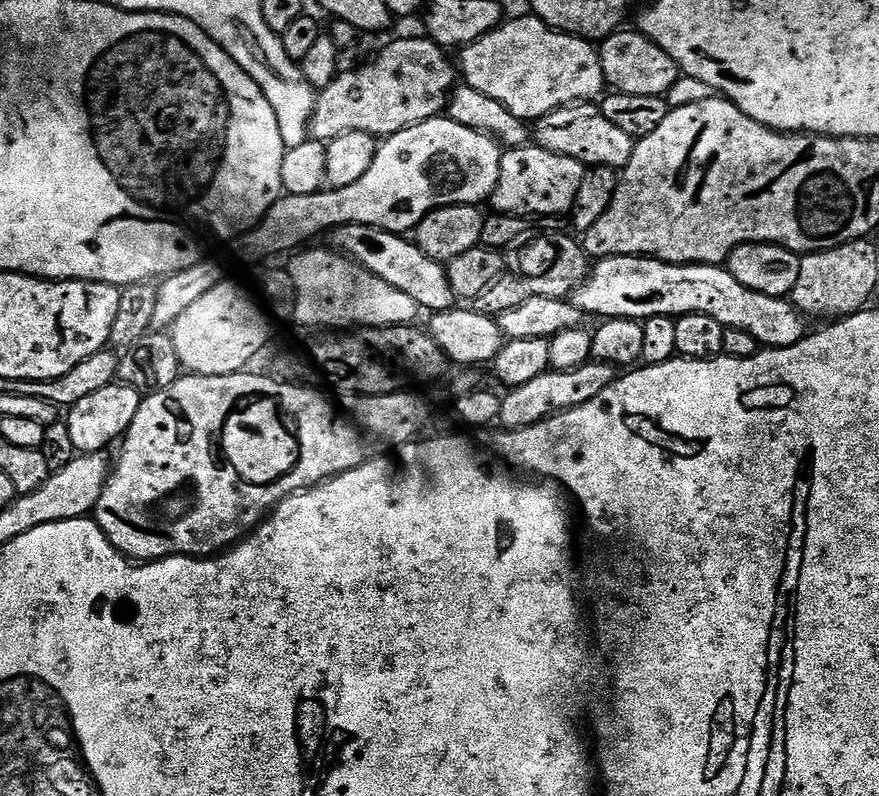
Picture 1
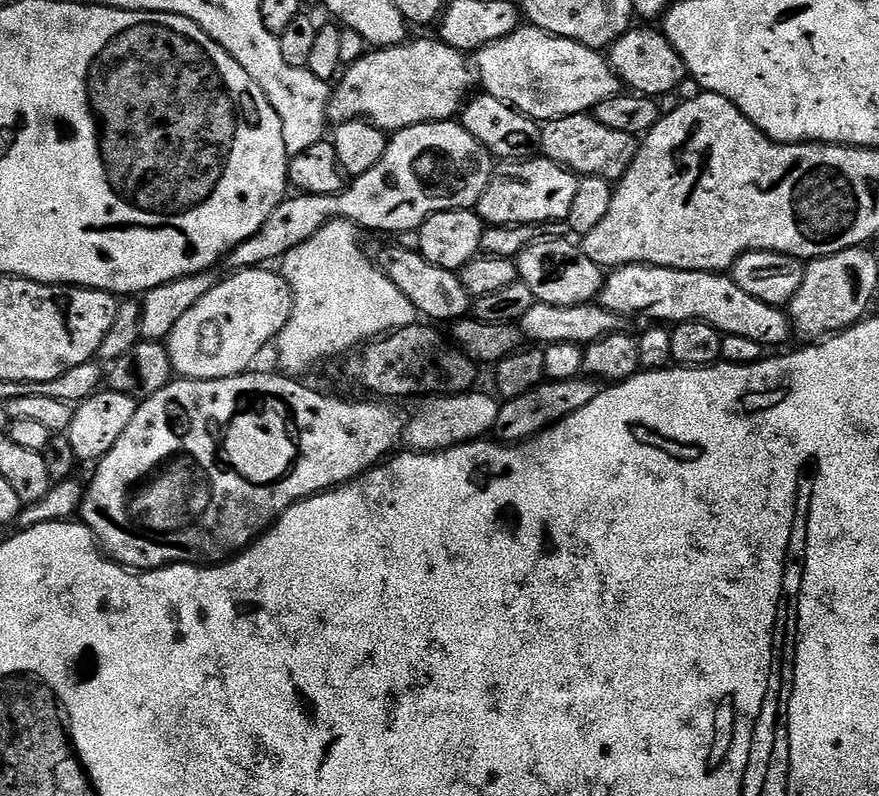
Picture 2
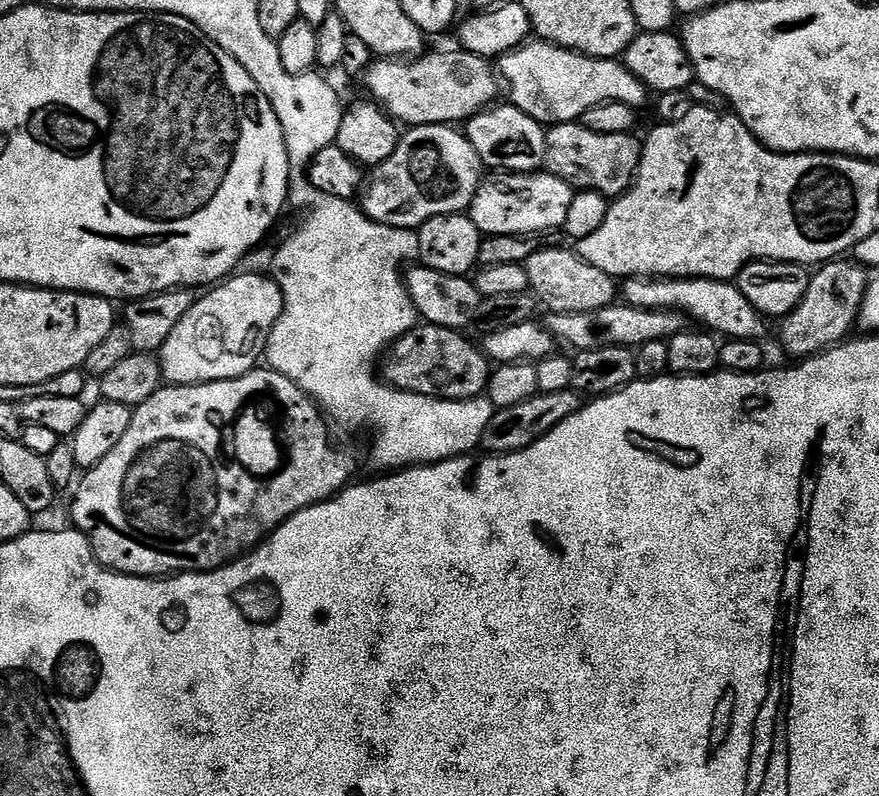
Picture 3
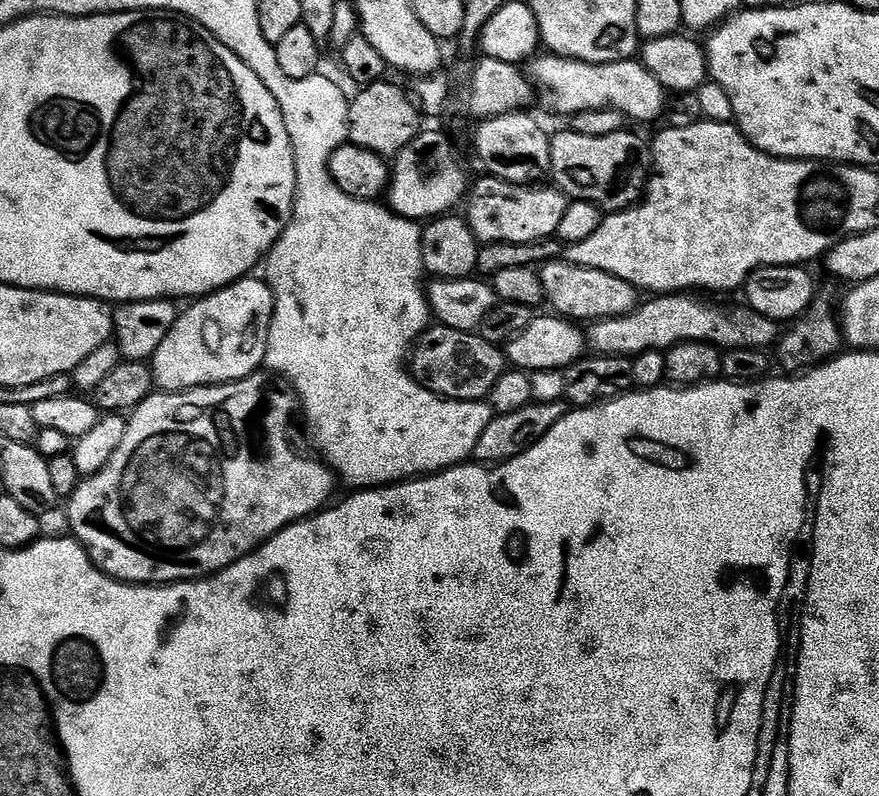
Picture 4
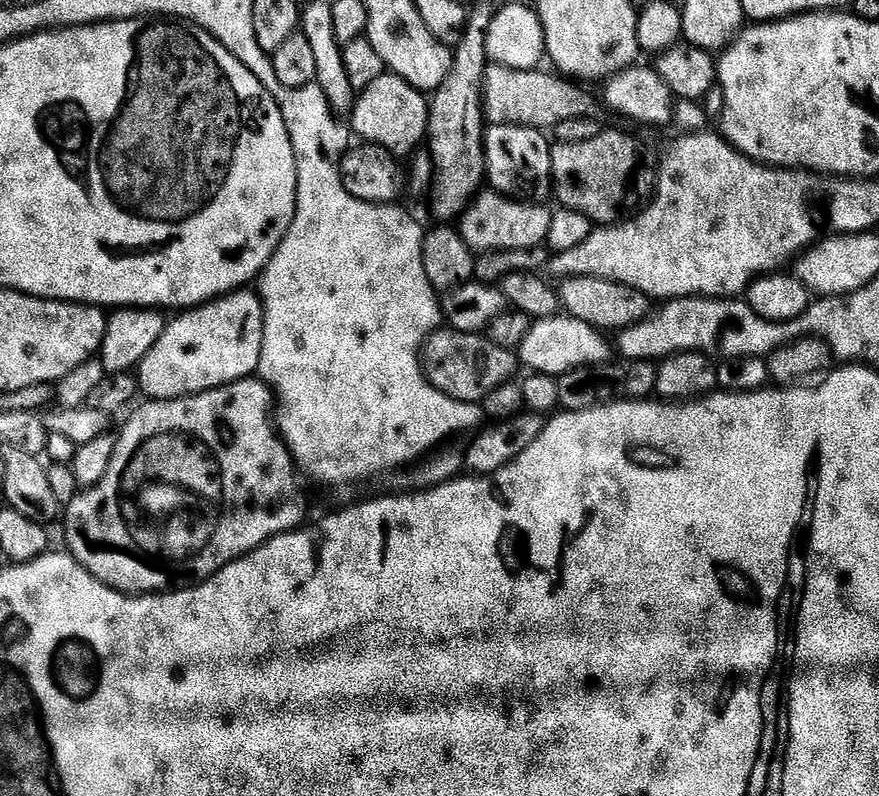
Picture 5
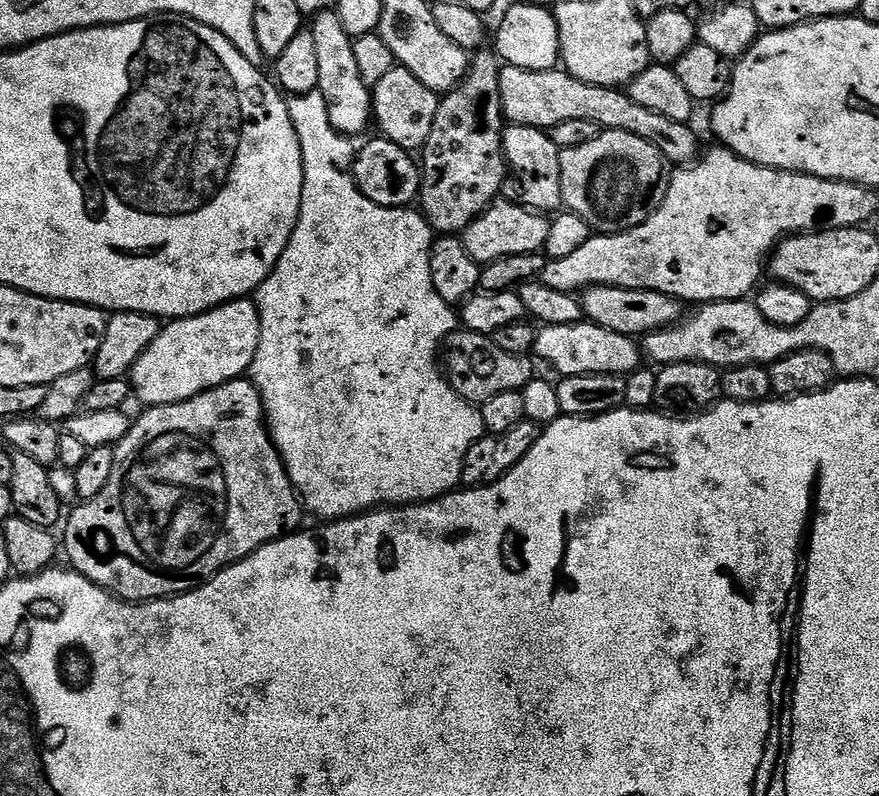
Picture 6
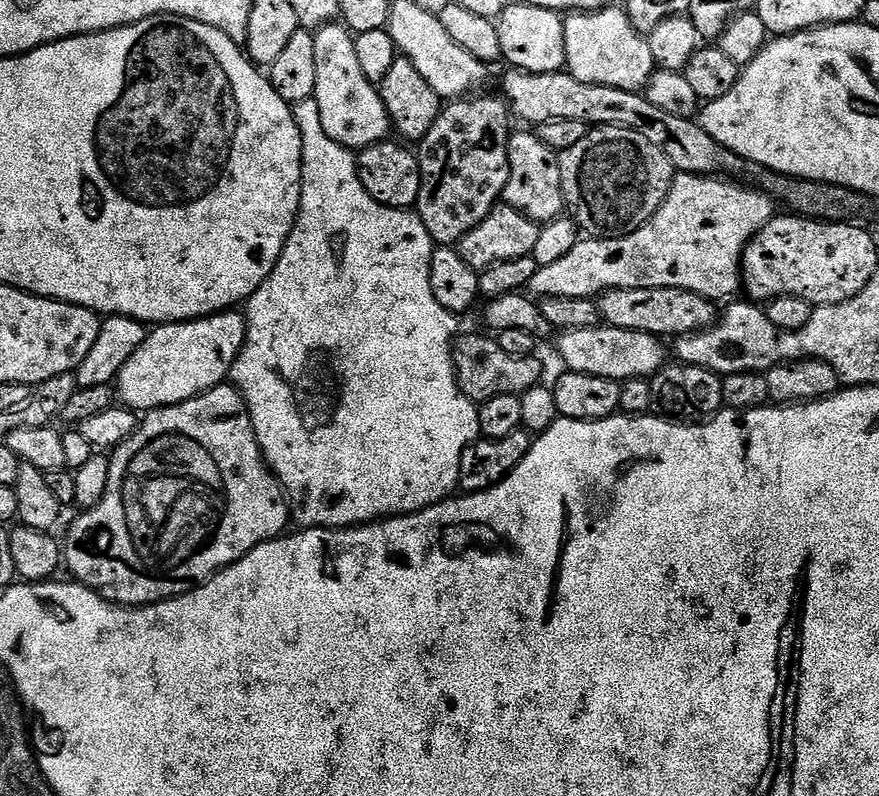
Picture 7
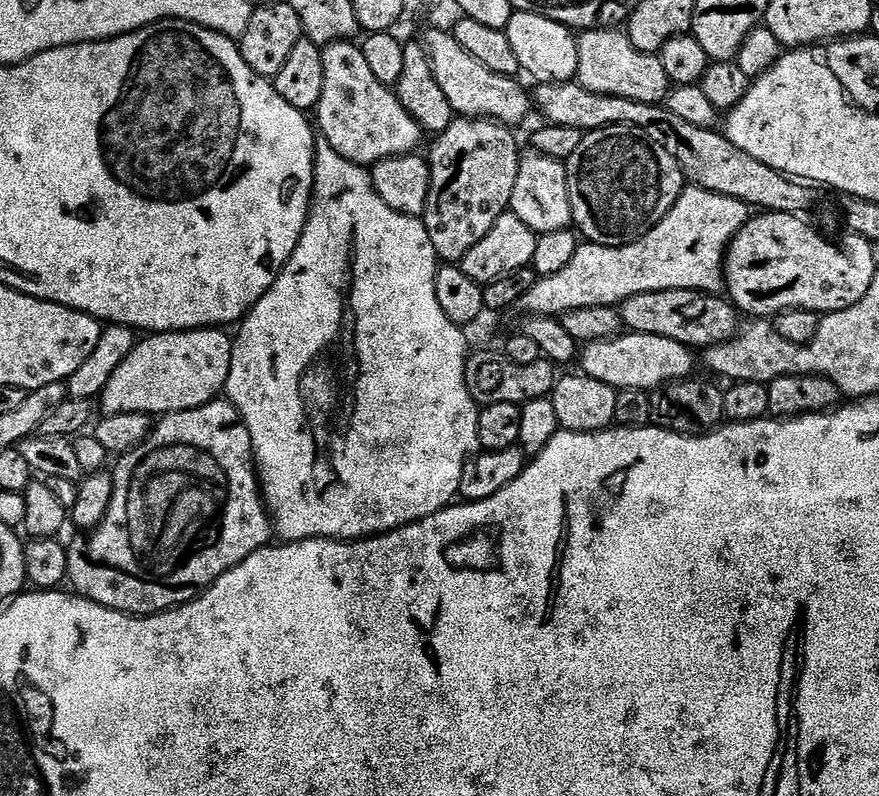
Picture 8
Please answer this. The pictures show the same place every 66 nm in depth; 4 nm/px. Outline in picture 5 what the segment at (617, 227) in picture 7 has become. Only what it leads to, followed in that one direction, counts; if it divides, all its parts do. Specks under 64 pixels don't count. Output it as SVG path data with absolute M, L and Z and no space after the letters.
M601 130L586 142L557 143L552 150L552 182L554 196L565 208L574 208L591 218L593 225L607 226L619 224L648 207L656 195L658 179L658 160L648 153L644 144L639 144L628 132L608 132Z

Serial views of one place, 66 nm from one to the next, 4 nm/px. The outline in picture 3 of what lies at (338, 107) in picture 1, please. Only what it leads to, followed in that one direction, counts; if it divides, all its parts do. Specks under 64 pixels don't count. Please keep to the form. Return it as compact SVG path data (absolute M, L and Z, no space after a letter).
M431 50L425 51L423 54L414 56L411 58L376 58L373 59L372 64L368 67L368 71L363 73L362 81L368 87L367 95L371 97L375 103L379 104L393 120L399 122L404 126L411 126L417 128L418 126L426 126L427 124L451 124L455 125L456 120L461 120L461 122L467 122L476 116L478 113L485 111L489 106L495 105L497 103L496 95L501 95L502 84L498 79L497 69L494 67L493 61L491 59L479 56L473 52L466 52L463 50L455 50L456 52L431 52Z

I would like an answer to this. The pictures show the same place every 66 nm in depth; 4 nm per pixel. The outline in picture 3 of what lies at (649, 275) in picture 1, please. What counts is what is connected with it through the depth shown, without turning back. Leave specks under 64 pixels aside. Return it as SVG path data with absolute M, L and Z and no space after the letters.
M628 278L622 284L623 303L639 308L667 308L697 320L697 325L733 340L763 341L769 321L742 294L735 283L706 278Z

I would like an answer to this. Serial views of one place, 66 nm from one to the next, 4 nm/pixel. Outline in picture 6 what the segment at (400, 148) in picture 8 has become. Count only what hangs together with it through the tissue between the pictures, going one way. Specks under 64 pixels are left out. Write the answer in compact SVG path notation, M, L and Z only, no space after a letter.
M334 10L326 12L317 12L310 20L310 31L314 38L314 51L318 54L318 91L322 94L322 98L326 100L326 114L330 116L330 122L334 126L334 130L338 130L340 135L349 138L356 138L356 135L363 130L372 120L372 94L370 89L362 82L362 76L358 74L358 62L354 62L354 50L352 49L353 37L346 34L346 30L342 30L342 22L338 18L338 14Z

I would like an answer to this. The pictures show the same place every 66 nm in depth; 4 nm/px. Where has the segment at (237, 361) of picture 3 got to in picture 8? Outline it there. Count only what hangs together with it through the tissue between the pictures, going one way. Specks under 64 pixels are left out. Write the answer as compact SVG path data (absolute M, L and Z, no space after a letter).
M218 328L148 334L130 350L98 397L105 413L167 414L197 408L217 399L230 374L233 337Z

